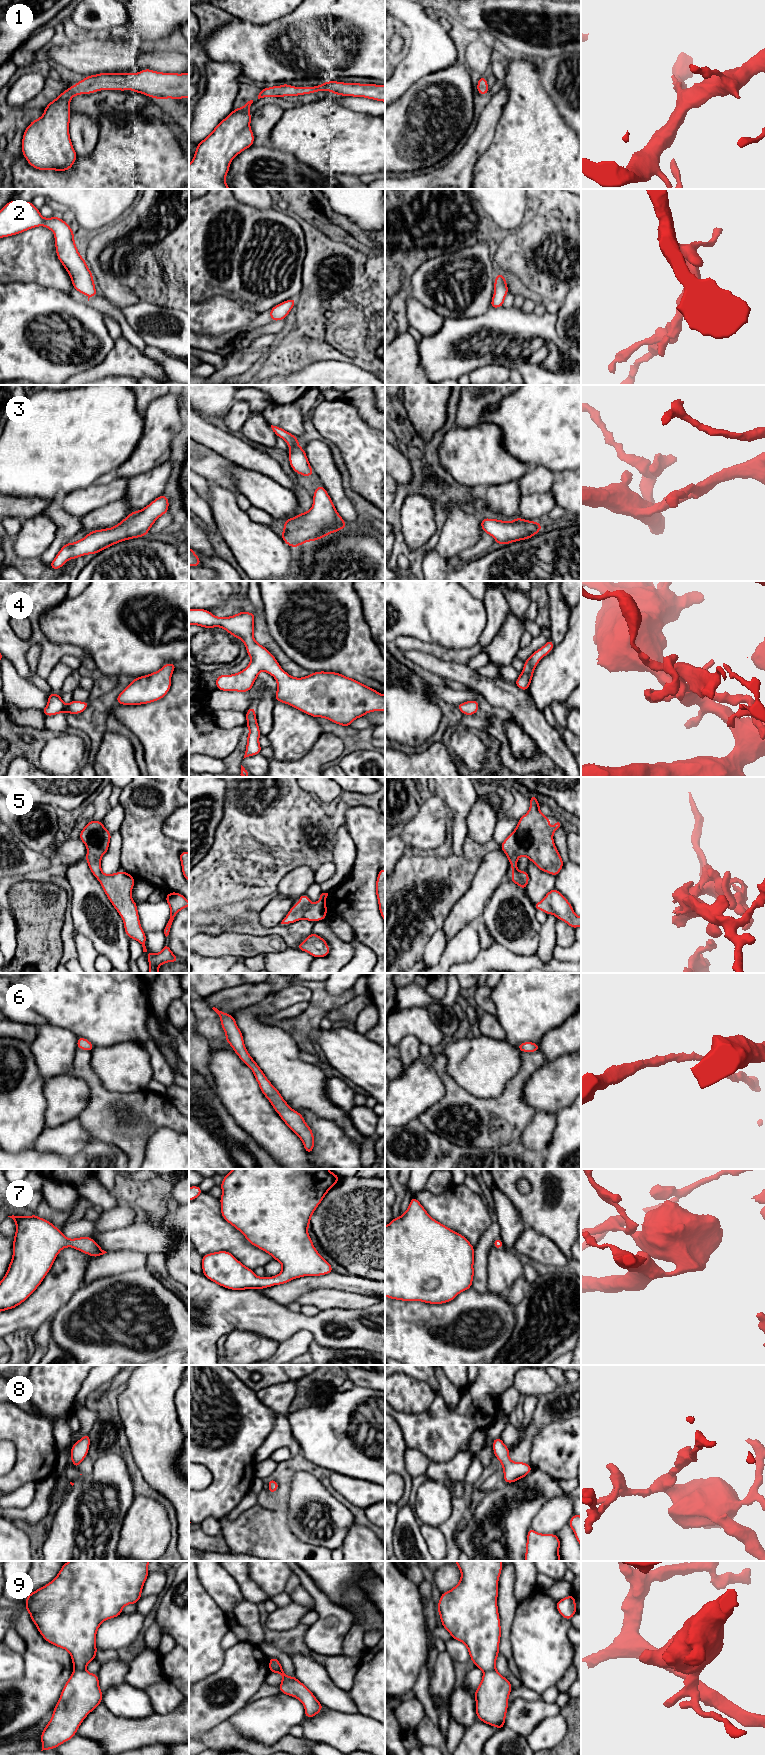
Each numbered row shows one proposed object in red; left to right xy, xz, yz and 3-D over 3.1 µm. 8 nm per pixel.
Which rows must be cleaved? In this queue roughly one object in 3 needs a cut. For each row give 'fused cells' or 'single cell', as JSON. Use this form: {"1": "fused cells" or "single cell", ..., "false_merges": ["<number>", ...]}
{"1": "single cell", "2": "single cell", "3": "single cell", "4": "single cell", "5": "single cell", "6": "single cell", "7": "single cell", "8": "single cell", "9": "fused cells", "false_merges": ["9"]}

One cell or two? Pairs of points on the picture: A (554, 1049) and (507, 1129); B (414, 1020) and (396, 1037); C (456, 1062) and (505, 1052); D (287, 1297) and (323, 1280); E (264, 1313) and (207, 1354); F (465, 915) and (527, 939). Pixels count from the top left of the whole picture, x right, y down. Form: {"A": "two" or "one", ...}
{"A": "two", "B": "one", "C": "one", "D": "one", "E": "one", "F": "two"}

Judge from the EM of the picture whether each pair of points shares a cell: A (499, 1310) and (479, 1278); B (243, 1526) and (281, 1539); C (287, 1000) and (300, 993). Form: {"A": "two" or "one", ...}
{"A": "two", "B": "one", "C": "one"}

